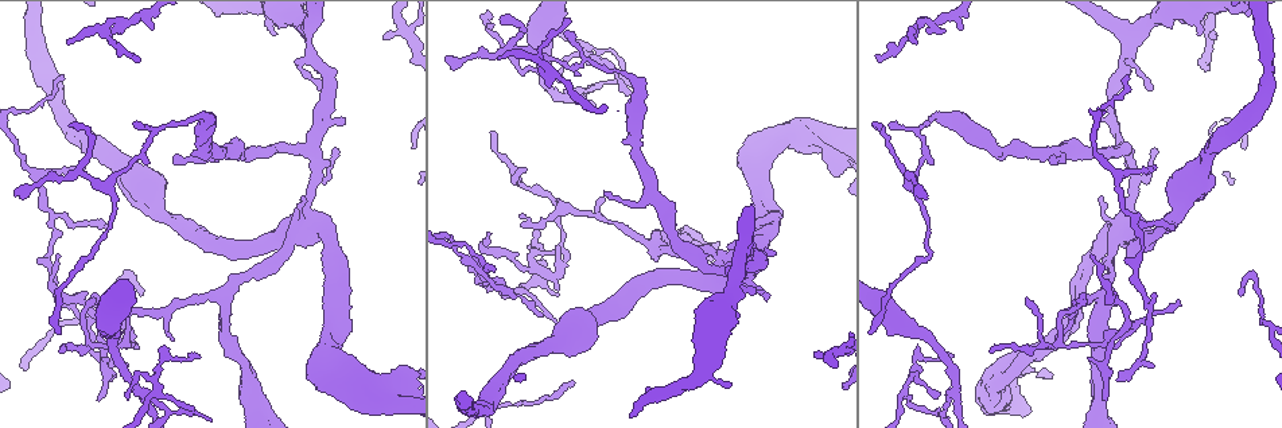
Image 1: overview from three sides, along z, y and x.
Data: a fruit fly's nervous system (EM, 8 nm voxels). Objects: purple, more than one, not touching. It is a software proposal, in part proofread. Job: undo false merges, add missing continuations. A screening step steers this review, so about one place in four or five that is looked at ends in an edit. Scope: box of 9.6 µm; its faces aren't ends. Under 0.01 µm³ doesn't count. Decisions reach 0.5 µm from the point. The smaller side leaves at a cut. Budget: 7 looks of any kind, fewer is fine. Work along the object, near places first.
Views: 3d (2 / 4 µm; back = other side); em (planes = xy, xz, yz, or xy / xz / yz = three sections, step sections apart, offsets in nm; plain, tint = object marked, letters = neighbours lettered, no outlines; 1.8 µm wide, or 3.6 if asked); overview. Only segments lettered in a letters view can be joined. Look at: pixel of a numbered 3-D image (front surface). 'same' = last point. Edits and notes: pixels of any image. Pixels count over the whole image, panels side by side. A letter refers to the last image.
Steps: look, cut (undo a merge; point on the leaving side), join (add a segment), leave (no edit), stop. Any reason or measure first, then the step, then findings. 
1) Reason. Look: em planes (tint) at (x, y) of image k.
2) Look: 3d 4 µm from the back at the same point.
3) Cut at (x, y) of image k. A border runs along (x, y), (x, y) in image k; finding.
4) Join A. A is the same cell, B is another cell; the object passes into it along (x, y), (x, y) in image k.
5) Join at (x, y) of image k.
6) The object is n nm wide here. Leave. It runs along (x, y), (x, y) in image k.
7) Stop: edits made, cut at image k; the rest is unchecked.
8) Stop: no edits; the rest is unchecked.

Arms part here. Look: em planes (letters) at (52, 223) of image 1.

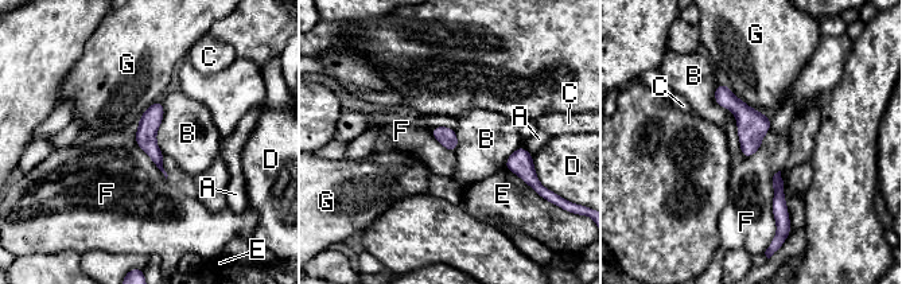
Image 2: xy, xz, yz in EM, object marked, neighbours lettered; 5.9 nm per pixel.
The object is 110 nm wide here. Leave. A, B, C, D, E, F and G are other cells; it runs along (158, 105), (150, 147), (159, 163) in image 2; continuous, no second neuron.

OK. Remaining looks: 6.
Two arms in line, one across. Look: 3d 4 µm at (1131, 162) of image 1.

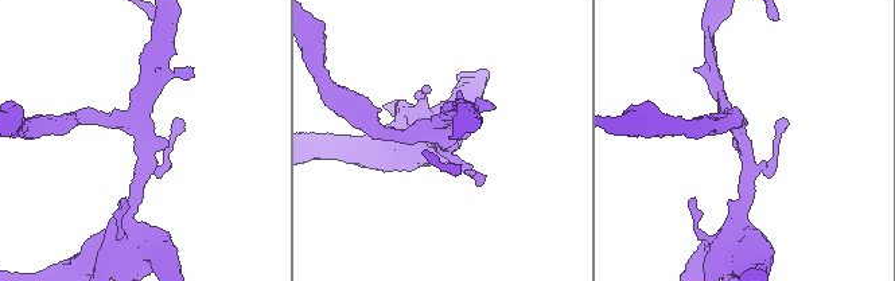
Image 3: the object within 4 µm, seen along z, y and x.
Shape alone is not enough. Look: em 3.6 µm xz step 8 (tint) at (142, 139) of image 3.

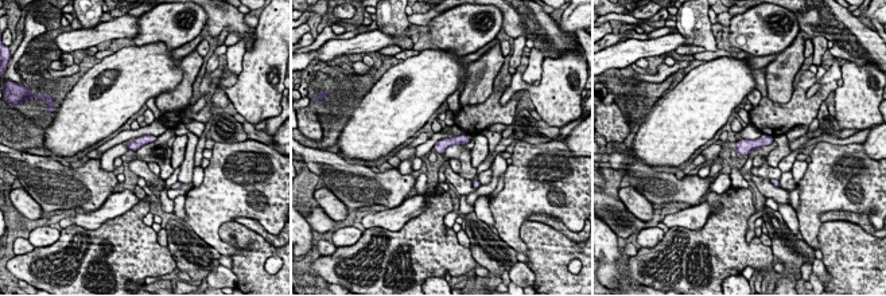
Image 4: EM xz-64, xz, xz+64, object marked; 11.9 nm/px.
Cut it another way. Look: em 3.6 µm planes (letters) at the same point.

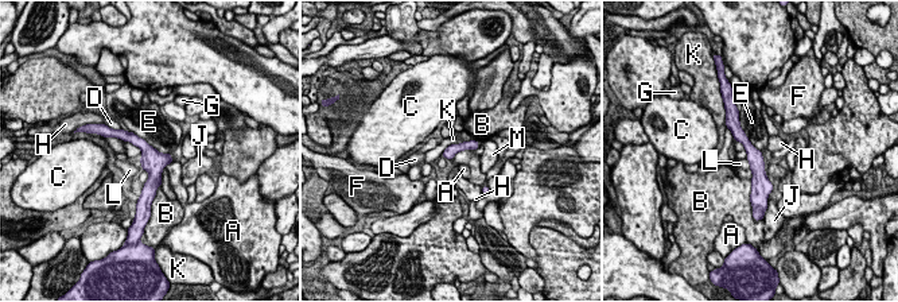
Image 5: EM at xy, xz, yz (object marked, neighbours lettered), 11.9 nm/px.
Leave. A, B, C, D, E, F, G, H, J, K, L and M are other cells; all the same neuron.

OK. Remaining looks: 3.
Branch stops here. Look: em planes (letters) at (1216, 38) of image 1.

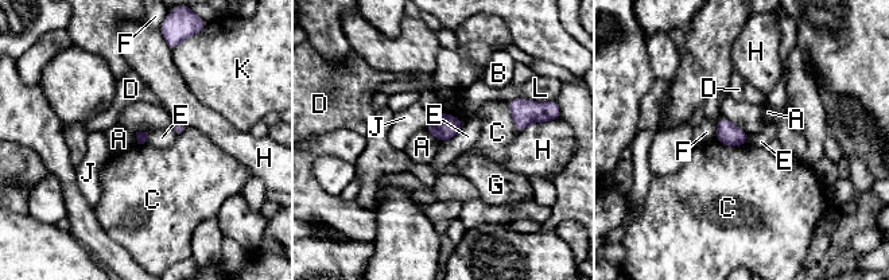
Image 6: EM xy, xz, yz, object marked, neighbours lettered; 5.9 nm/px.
The longest contact is with C, 200 nm. Leave. A, B, C, D, E, F, G, H, J, K and L are other cells; no lettered segment goes on from it.

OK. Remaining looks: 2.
Stop: no edits; the rest is unchecked.

